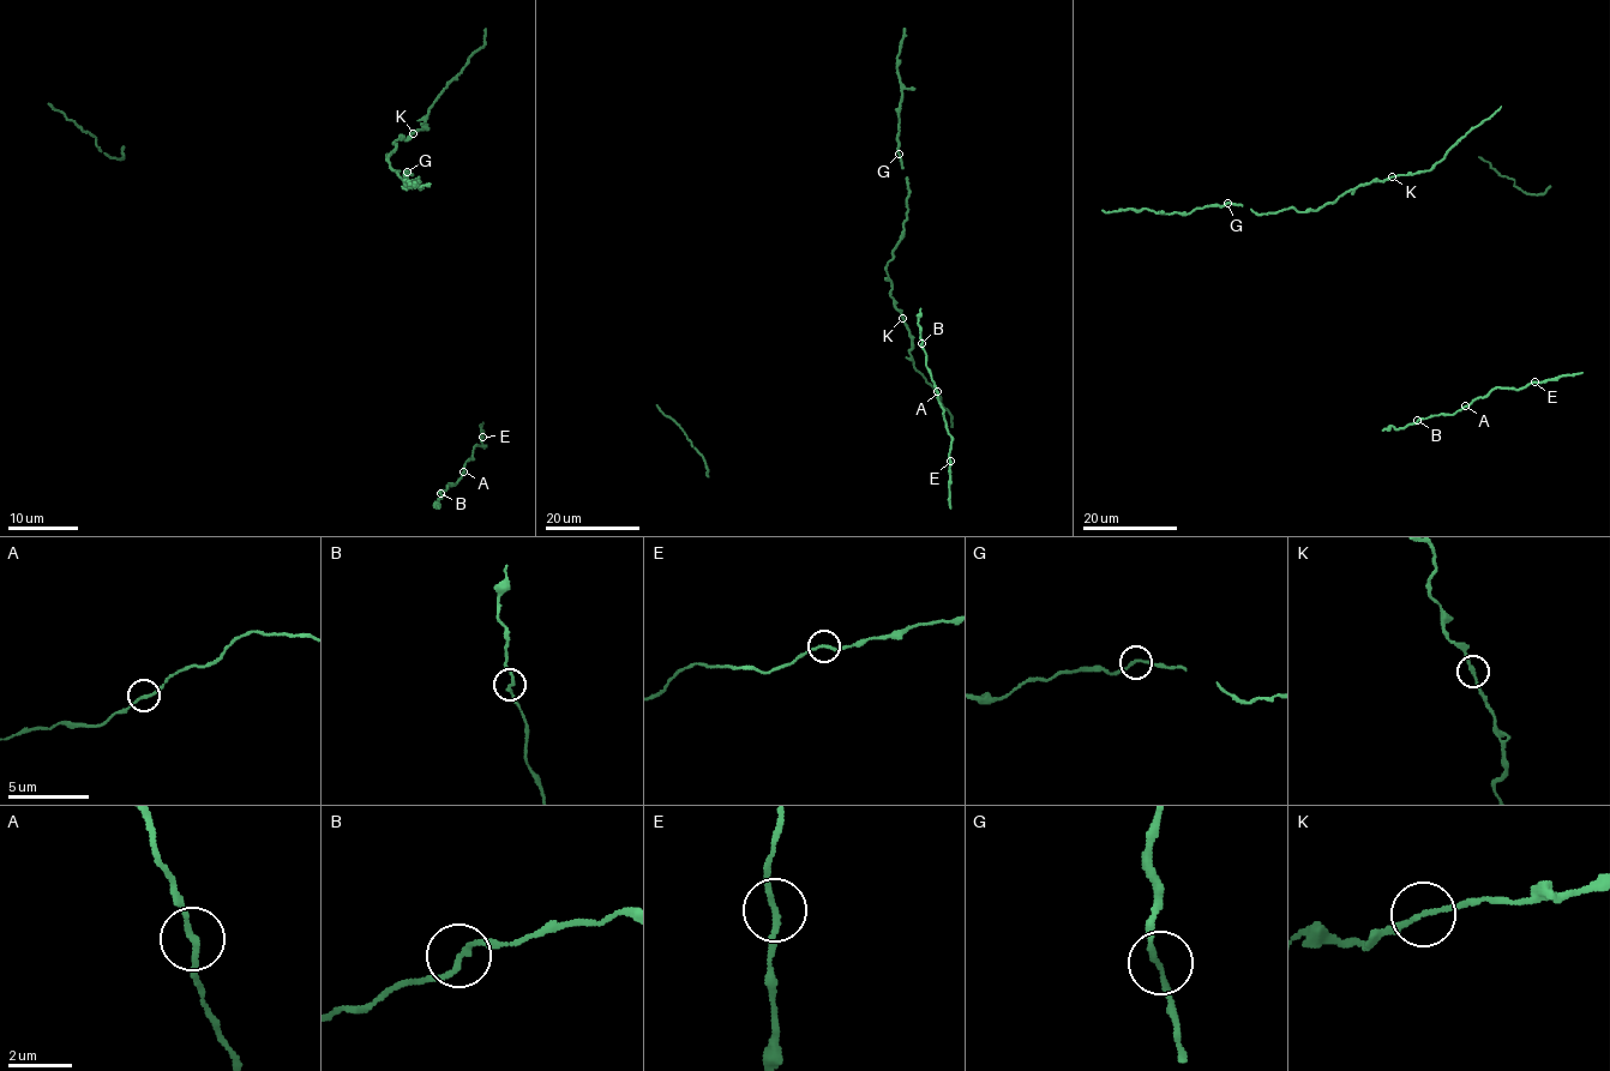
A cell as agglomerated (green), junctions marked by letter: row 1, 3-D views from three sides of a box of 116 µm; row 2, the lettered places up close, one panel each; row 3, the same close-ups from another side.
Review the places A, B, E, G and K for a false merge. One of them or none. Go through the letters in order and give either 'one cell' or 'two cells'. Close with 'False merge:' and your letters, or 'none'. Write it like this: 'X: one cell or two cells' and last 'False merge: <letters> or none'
A: one cell
B: one cell
E: one cell
G: one cell
K: one cell
False merge: none

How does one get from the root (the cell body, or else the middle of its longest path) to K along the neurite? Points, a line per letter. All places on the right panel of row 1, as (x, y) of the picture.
K: (1319, 208), (1361, 185), (1392, 176)

